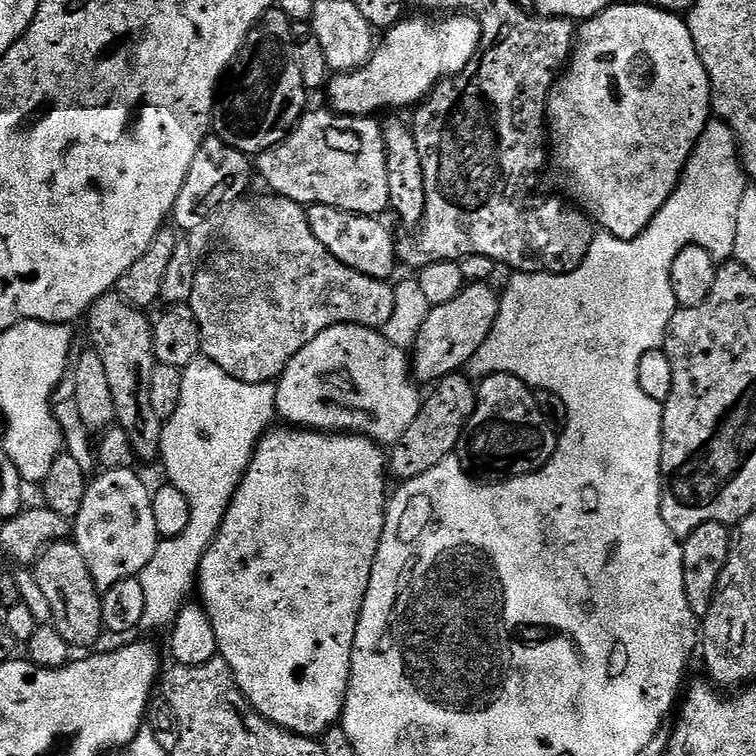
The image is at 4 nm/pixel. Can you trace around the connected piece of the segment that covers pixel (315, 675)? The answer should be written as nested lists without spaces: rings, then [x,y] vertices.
[[[295,426],[273,427],[265,432],[258,442],[250,466],[222,518],[222,526],[202,558],[198,577],[198,600],[204,613],[210,618],[210,626],[214,626],[214,634],[218,638],[219,659],[228,663],[236,684],[254,711],[262,714],[262,718],[266,718],[271,724],[285,728],[287,732],[320,738],[328,729],[341,723],[352,673],[354,634],[358,630],[358,618],[362,602],[366,598],[366,590],[370,586],[370,574],[374,570],[378,546],[382,542],[384,513],[390,499],[388,480],[390,481],[390,476],[385,449],[369,437],[339,432],[318,432],[311,428]]]

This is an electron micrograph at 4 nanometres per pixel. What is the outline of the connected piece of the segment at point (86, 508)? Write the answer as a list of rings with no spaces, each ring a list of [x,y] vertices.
[[[123,468],[122,470],[104,470],[99,473],[101,476],[91,481],[88,488],[85,490],[85,498],[82,501],[82,508],[78,511],[76,518],[74,519],[74,542],[78,546],[78,550],[82,550],[82,558],[86,558],[86,570],[90,570],[90,574],[96,587],[103,590],[114,586],[114,582],[122,582],[123,580],[130,580],[139,577],[140,571],[146,566],[146,562],[150,562],[150,558],[154,558],[154,550],[160,545],[162,535],[158,530],[158,526],[155,525],[154,518],[154,506],[152,505],[153,493],[150,488],[140,481],[140,476],[136,473],[136,470],[132,468]]]

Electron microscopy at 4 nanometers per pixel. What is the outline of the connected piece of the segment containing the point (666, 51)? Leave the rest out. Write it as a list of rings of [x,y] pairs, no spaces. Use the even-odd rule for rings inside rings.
[[[613,3],[611,8],[600,12],[590,20],[579,25],[576,47],[572,49],[572,59],[567,68],[557,79],[556,85],[548,95],[548,134],[550,137],[550,168],[556,171],[556,184],[563,195],[575,204],[581,212],[585,212],[607,235],[617,236],[619,240],[633,240],[666,206],[670,194],[678,186],[681,174],[688,164],[690,154],[707,126],[712,112],[712,87],[706,74],[706,66],[702,66],[702,58],[698,58],[698,50],[694,46],[694,38],[690,38],[687,19],[683,15],[675,16],[672,12],[663,12],[660,8],[651,8],[648,4]]]

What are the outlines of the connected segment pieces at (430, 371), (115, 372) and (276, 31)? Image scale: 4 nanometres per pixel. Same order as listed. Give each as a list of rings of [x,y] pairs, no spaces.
[[[488,282],[469,283],[453,301],[432,307],[410,356],[417,381],[435,382],[444,376],[459,373],[463,364],[471,365],[475,361],[478,346],[486,342],[500,309],[497,289],[494,290],[491,286]]]
[[[119,294],[100,296],[93,303],[86,313],[88,320],[88,340],[91,351],[102,358],[106,370],[106,378],[110,381],[110,394],[114,394],[116,403],[115,423],[122,430],[126,430],[126,438],[130,438],[130,446],[134,450],[137,461],[160,460],[160,434],[162,422],[158,414],[154,414],[154,406],[150,406],[150,374],[156,365],[156,355],[152,345],[151,319],[147,320],[145,313],[135,308],[130,302],[126,302]]]
[[[279,6],[264,12],[244,39],[212,105],[211,131],[226,146],[242,150],[249,158],[259,157],[260,153],[282,143],[309,107],[310,89],[302,82],[292,31],[292,20],[282,14]]]

